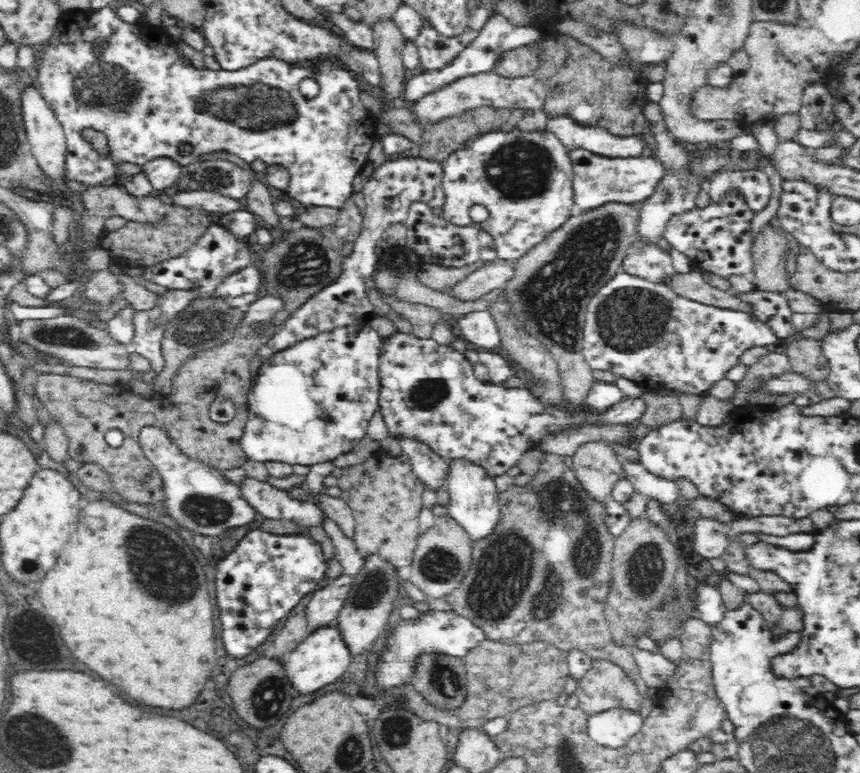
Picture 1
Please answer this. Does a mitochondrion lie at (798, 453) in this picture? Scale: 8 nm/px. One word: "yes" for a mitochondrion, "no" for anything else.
no

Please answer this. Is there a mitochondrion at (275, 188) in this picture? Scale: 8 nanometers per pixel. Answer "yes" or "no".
no

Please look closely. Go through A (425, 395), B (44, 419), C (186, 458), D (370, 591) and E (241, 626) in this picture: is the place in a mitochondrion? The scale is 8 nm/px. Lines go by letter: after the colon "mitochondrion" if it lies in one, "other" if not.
A: mitochondrion
B: other
C: other
D: mitochondrion
E: other

